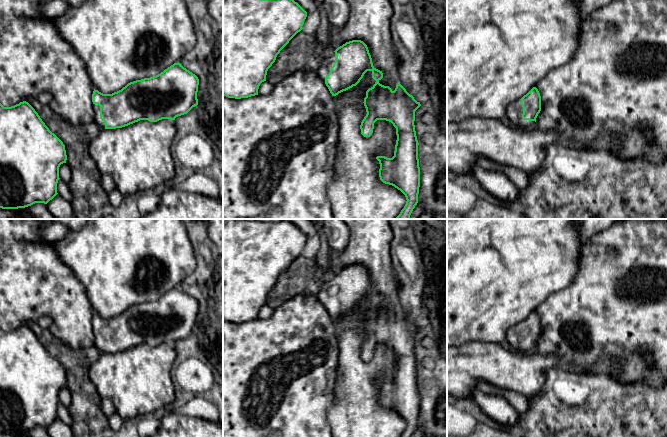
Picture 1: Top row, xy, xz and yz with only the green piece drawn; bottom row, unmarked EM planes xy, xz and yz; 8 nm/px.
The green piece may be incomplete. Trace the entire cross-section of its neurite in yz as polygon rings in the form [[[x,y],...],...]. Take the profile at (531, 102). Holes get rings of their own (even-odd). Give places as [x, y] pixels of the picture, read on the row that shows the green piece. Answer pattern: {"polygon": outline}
{"polygon": [[[533,87],[521,99],[508,105],[506,119],[525,129],[536,127],[536,118],[541,111],[541,96],[536,87]]]}

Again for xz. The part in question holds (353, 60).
{"polygon": [[[361,40],[346,42],[334,52],[327,53],[320,64],[317,75],[326,84],[332,96],[336,96],[339,93],[356,86],[367,71],[372,72],[372,78],[376,82],[366,91],[366,97],[364,98],[363,103],[367,114],[360,125],[361,134],[364,137],[370,137],[373,133],[374,123],[377,120],[389,121],[396,128],[397,140],[394,156],[392,158],[377,156],[376,159],[380,164],[380,180],[385,184],[394,186],[406,197],[406,204],[396,219],[410,219],[410,215],[418,203],[420,187],[420,167],[418,159],[419,143],[414,125],[415,111],[421,106],[420,102],[417,102],[400,82],[398,82],[394,91],[389,86],[384,86],[379,83],[383,78],[383,73],[373,66],[368,47]]]}

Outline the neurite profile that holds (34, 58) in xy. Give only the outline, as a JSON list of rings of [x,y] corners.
[[[0,0],[0,103],[4,107],[11,107],[20,102],[26,101],[27,98],[36,98],[42,92],[49,92],[52,100],[48,104],[51,109],[68,121],[71,125],[81,125],[94,122],[95,112],[92,102],[94,87],[87,72],[87,66],[83,59],[76,53],[75,49],[69,44],[57,30],[54,20],[45,16],[40,11],[40,4],[45,0]]]

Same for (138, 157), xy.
[[[140,120],[122,128],[101,129],[90,142],[89,153],[101,174],[109,175],[123,195],[143,194],[177,181],[179,173],[171,153],[176,133],[174,120]]]

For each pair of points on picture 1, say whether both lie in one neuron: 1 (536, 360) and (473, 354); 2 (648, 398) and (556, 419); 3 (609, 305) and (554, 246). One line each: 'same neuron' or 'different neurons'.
1: same neuron
2: same neuron
3: different neurons

